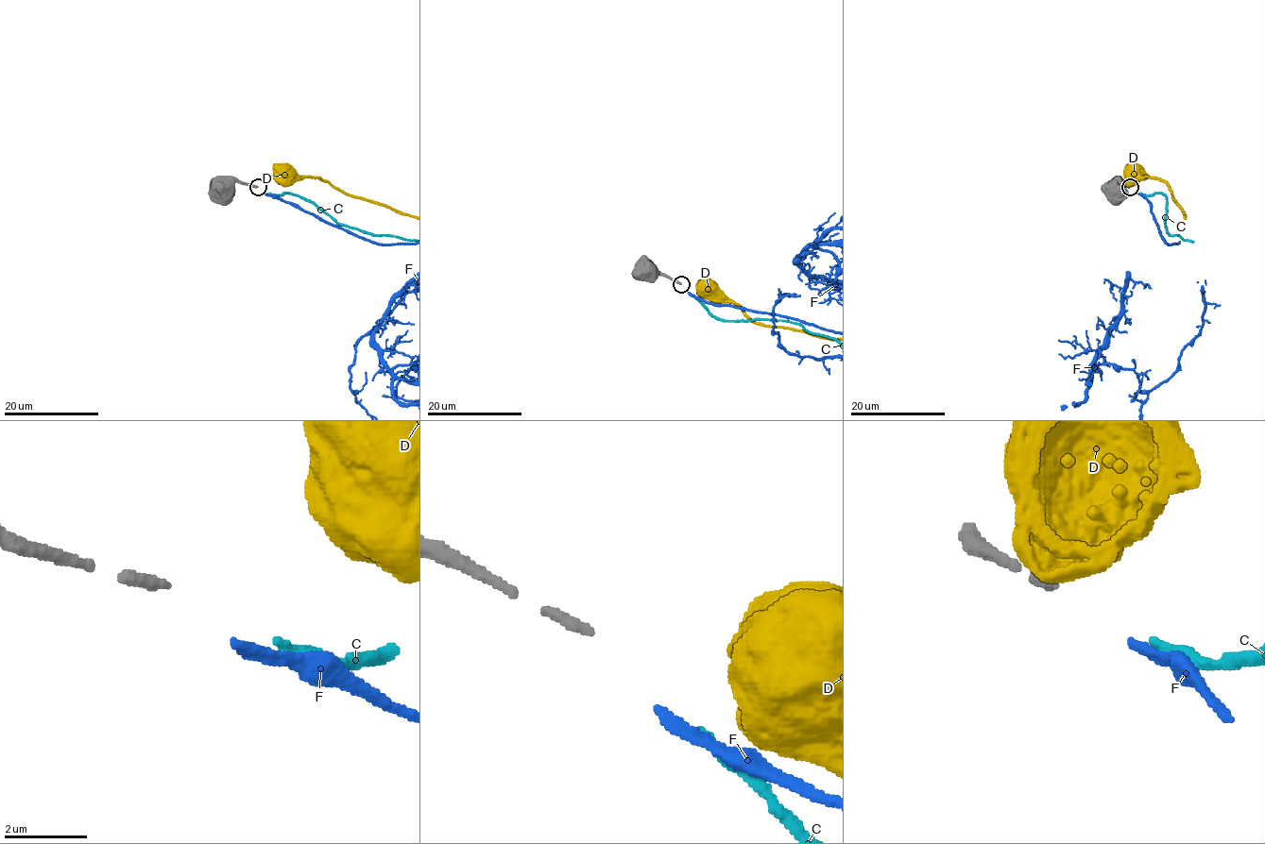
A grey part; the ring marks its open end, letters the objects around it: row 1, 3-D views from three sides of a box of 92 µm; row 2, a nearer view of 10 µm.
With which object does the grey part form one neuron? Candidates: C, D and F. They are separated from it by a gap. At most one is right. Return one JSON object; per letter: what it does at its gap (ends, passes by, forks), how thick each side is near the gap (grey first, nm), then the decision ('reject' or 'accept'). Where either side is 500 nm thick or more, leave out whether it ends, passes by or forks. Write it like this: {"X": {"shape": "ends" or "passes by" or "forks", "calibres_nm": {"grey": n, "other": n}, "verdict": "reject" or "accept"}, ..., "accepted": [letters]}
{"C": {"shape": "ends", "calibres_nm": {"grey": 260, "other": 200}, "verdict": "reject"}, "D": {"calibres_nm": {"grey": 260, "other": 950}, "verdict": "reject"}, "F": {"shape": "ends", "calibres_nm": {"grey": 260, "other": 280}, "verdict": "reject"}, "accepted": []}

